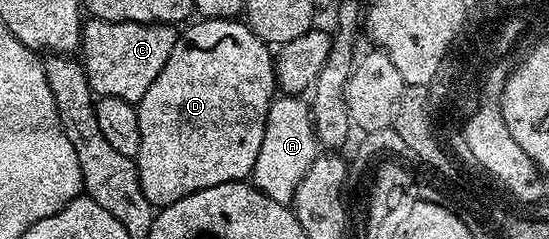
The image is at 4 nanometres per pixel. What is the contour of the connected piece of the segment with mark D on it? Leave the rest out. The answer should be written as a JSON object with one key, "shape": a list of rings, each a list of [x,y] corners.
{"shape":[[[201,18],[196,22],[198,24],[190,23],[188,25],[190,28],[178,35],[175,46],[171,50],[171,58],[167,58],[167,66],[163,66],[163,70],[159,70],[159,78],[155,78],[155,82],[151,82],[151,86],[147,86],[147,94],[143,94],[143,98],[135,106],[139,118],[139,154],[135,158],[137,161],[137,177],[139,178],[141,192],[147,194],[147,202],[151,202],[154,209],[157,210],[179,202],[179,198],[187,198],[187,194],[195,194],[199,190],[207,190],[211,186],[248,181],[253,175],[255,158],[259,158],[259,146],[263,142],[267,110],[269,104],[275,99],[277,76],[273,72],[275,56],[270,45],[263,43],[249,28],[248,24],[237,18],[231,20]]]}

